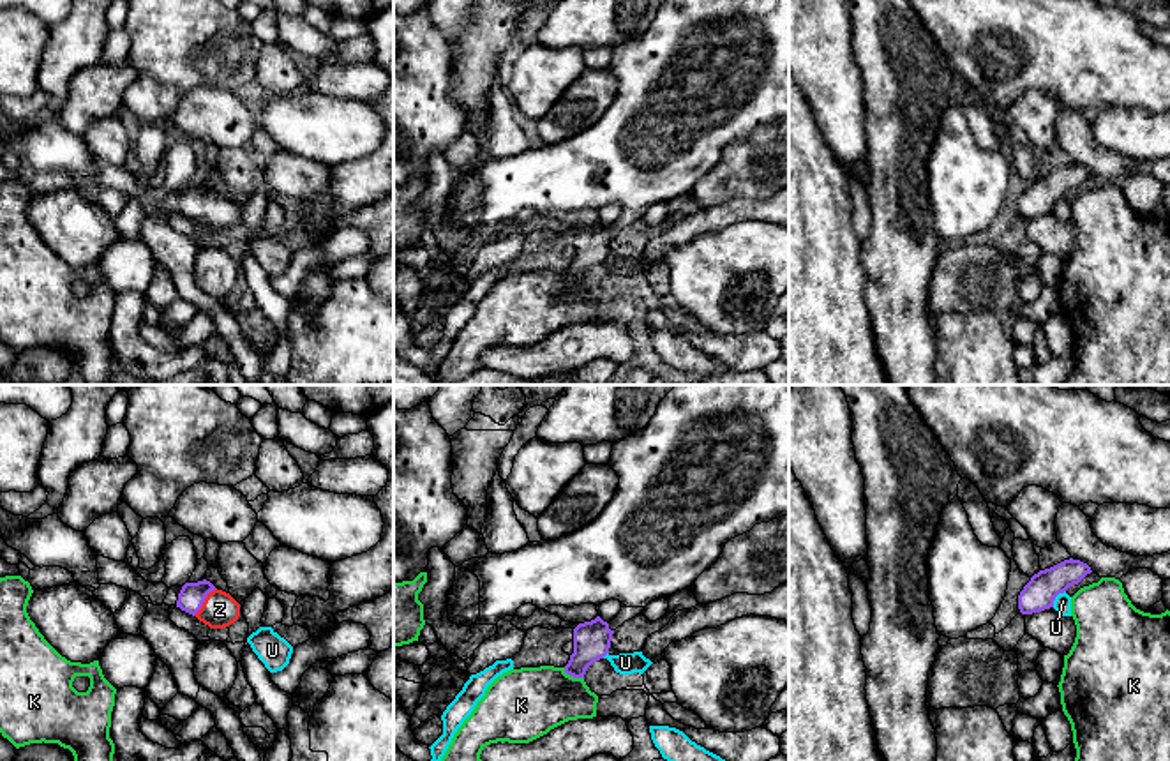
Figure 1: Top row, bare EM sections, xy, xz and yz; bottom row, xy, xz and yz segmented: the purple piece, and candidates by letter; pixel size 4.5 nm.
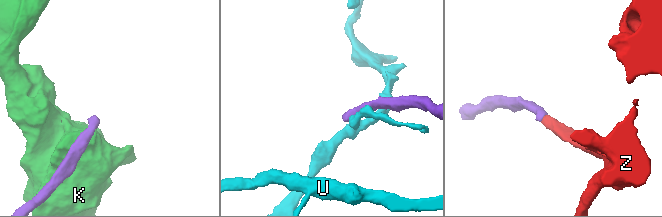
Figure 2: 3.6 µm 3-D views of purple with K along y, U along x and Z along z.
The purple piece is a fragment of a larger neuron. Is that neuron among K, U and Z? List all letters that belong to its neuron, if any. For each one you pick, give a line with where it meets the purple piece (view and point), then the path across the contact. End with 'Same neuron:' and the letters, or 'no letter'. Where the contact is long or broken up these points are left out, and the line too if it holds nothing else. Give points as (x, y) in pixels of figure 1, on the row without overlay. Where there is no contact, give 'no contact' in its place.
Z: contact xy (203, 205); way xy (191, 202), (203, 205), (219, 214)
Same neuron: Z

